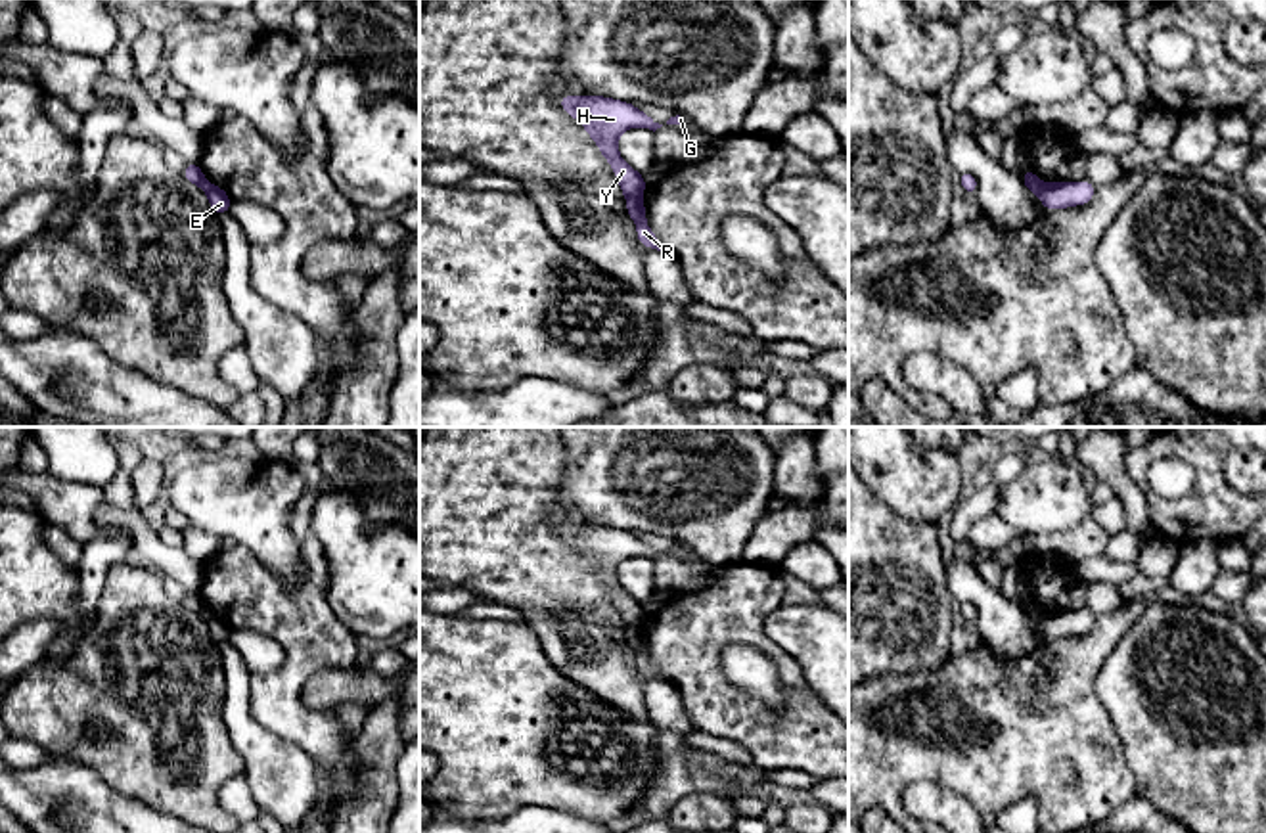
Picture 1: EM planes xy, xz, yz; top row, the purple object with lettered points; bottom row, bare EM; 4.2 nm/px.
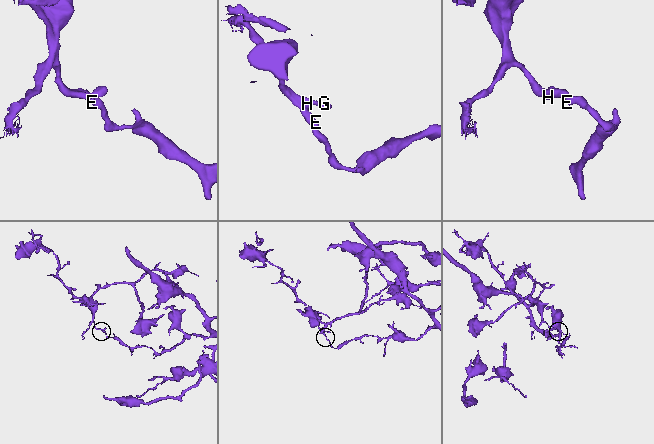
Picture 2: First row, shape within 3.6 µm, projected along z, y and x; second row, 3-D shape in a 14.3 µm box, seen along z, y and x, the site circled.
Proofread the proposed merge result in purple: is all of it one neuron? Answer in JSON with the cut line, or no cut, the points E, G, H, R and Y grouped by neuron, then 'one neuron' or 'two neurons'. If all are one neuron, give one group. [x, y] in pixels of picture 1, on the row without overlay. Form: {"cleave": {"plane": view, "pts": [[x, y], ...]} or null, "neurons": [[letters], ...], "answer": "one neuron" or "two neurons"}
{"cleave": {"plane": "xz", "pts": [[642, 619], [629, 627]]}, "neurons": [["E", "R"], ["G", "H", "Y"]], "answer": "two neurons"}

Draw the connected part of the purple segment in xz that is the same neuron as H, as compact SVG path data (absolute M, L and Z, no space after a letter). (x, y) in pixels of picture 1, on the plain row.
M561 525L559 534L573 548L580 550L590 567L598 573L601 584L613 596L622 624L632 626L644 620L645 607L619 584L619 563L634 555L645 555L655 561L663 553L655 552L632 532L613 527Z

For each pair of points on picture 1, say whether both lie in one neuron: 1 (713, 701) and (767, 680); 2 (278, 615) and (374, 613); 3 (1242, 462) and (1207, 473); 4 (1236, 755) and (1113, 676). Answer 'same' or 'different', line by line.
1: different
2: different
3: different
4: same

